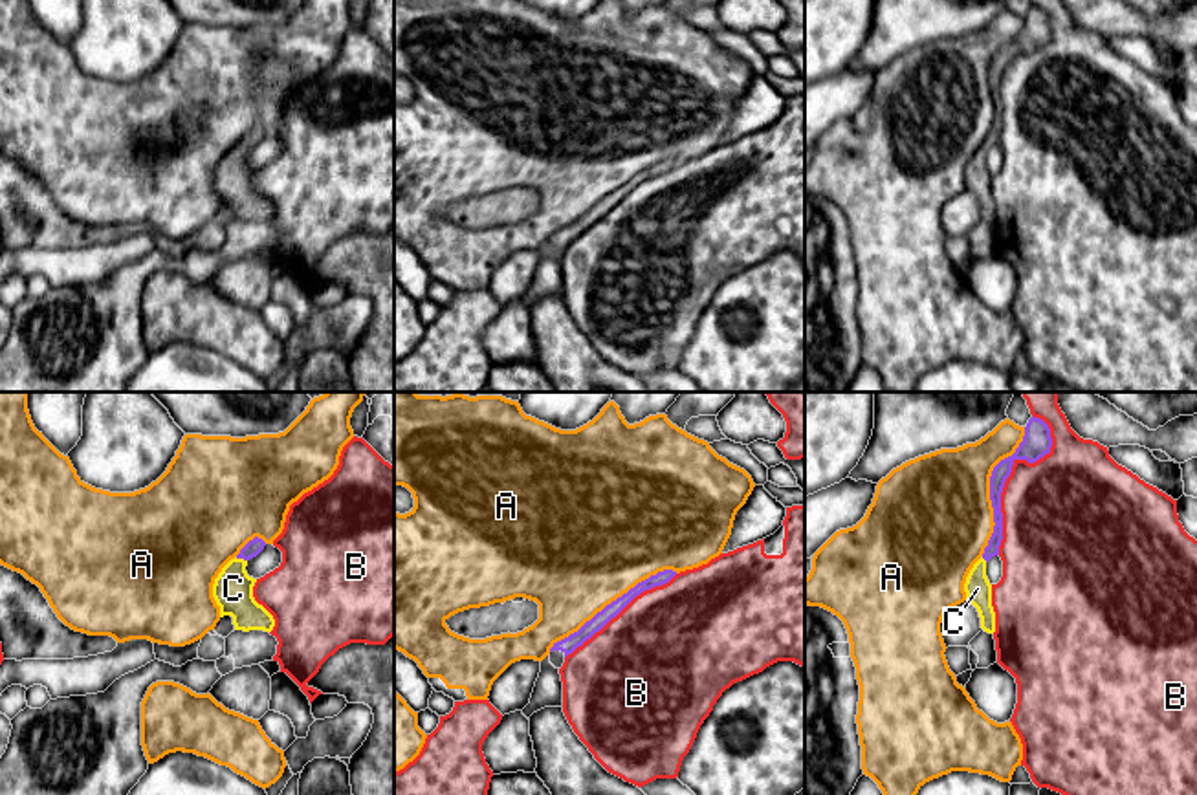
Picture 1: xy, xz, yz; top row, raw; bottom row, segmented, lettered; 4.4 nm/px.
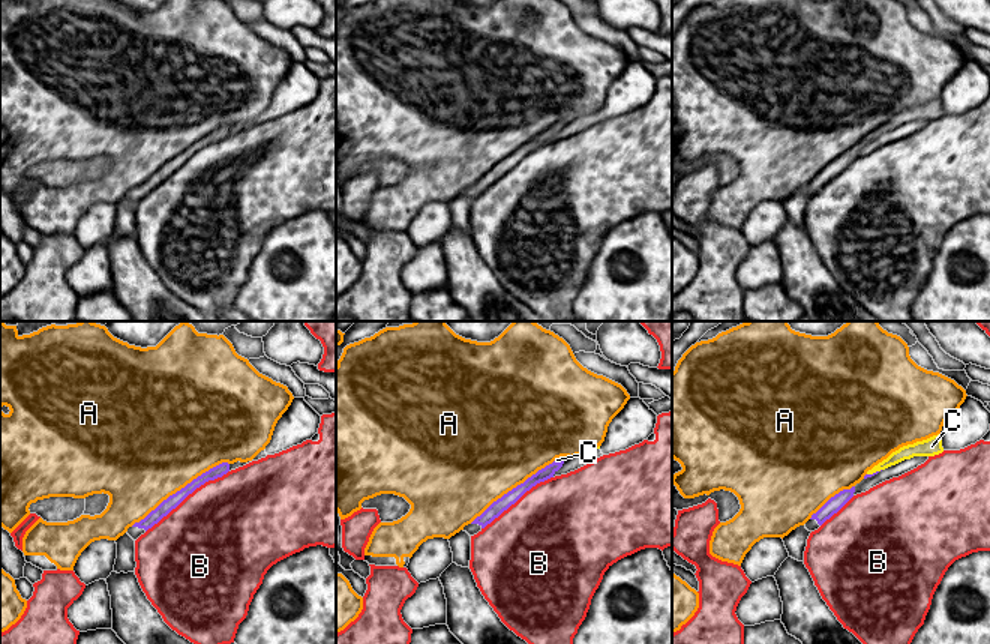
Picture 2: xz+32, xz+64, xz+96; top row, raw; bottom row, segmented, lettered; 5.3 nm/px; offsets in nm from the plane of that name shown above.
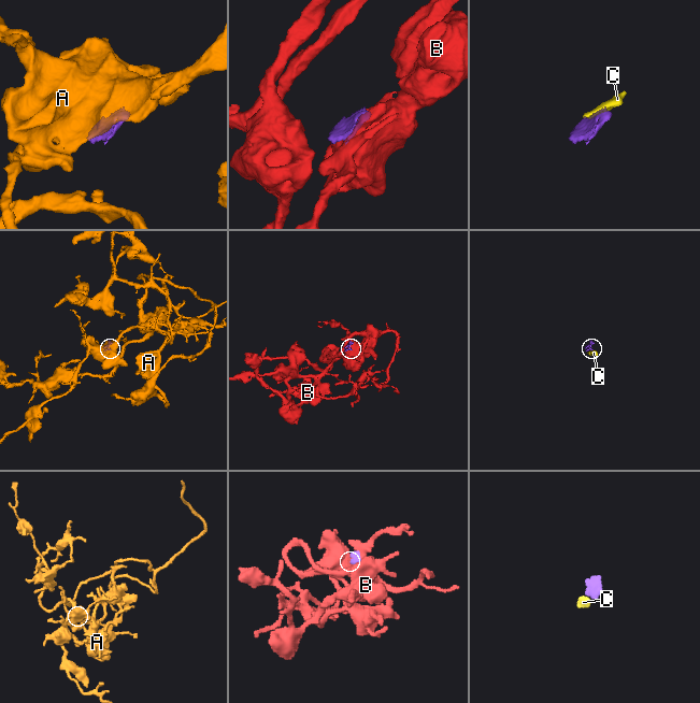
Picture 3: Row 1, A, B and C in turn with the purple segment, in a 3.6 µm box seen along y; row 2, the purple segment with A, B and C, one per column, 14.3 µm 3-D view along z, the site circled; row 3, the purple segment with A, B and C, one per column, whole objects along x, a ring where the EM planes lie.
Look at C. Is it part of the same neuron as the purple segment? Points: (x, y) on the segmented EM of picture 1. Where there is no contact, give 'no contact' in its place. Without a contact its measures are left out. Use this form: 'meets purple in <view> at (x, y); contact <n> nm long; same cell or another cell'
meets purple in xy at (241, 557); contact 60 nm long; same cell

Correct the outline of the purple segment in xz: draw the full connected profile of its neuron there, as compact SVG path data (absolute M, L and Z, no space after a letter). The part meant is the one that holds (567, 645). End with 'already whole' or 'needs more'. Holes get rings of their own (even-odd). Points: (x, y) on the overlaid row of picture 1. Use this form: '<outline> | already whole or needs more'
M664 570L656 575L651 575L649 579L638 583L634 588L631 588L627 594L607 604L601 612L598 612L590 621L587 621L577 632L570 634L568 637L554 643L550 648L550 663L555 669L561 669L565 663L565 658L572 654L577 647L581 647L587 639L590 639L596 632L599 632L612 617L616 617L636 595L640 595L645 590L651 590L654 586L662 586L669 583L676 572Z | needs more

